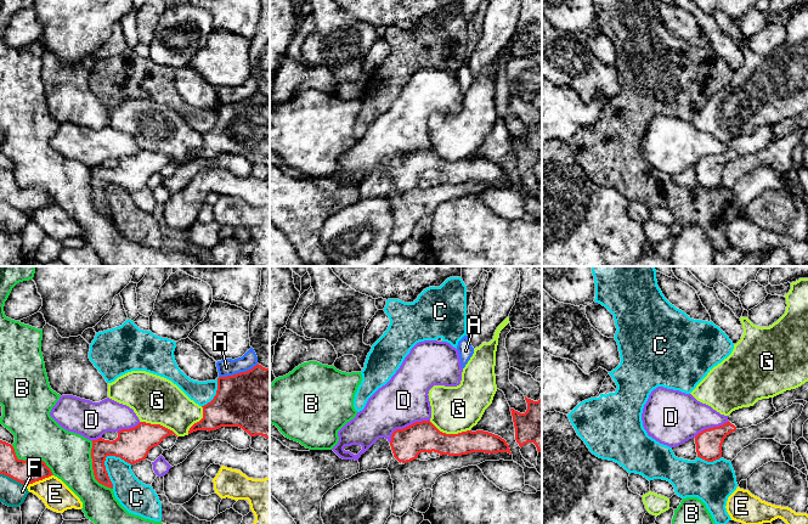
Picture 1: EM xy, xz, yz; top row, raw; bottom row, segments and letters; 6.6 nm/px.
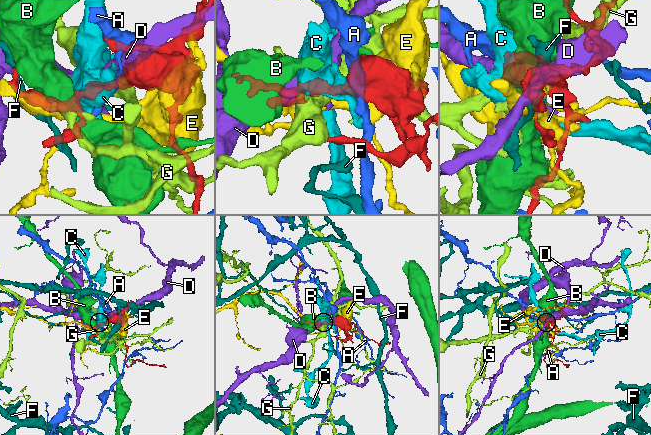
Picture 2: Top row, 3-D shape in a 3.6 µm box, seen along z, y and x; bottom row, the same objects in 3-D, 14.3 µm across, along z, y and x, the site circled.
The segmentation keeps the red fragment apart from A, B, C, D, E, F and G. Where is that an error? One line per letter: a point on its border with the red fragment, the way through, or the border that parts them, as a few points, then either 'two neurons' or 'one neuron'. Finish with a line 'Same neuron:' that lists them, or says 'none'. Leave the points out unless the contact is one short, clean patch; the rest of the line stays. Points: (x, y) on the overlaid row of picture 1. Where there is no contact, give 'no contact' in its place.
A: contact xy (238, 373); two neurons
B: contact xy (92, 468); two neurons
C: contact xy (106, 472); two neurons
D: contact xz (406, 427); border xz (429, 420), (422, 420), (397, 428), (389, 441); two neurons
E: contact xy (39, 479); two neurons
F: contact xy (13, 479); two neurons
G: contact xz (450, 434); two neurons
Same neuron: none

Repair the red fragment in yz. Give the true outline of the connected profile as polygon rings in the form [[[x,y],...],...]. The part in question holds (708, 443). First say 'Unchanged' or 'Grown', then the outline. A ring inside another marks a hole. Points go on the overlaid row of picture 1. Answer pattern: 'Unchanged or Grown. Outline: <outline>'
Grown. Outline: [[[773,398],[758,400],[753,406],[733,411],[728,422],[719,427],[705,429],[695,436],[697,457],[713,462],[722,457],[724,439],[736,429],[757,426],[776,412]]]

